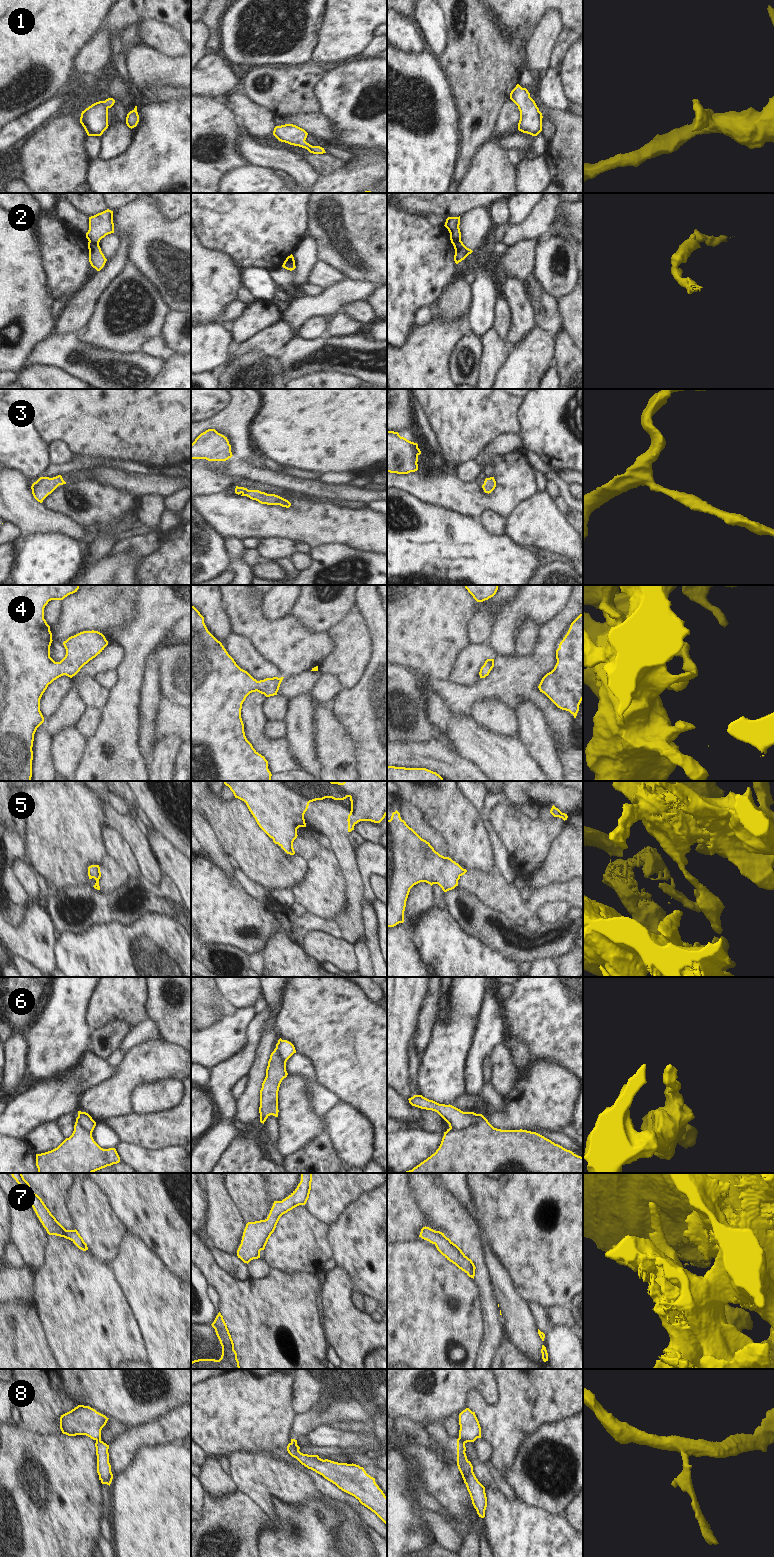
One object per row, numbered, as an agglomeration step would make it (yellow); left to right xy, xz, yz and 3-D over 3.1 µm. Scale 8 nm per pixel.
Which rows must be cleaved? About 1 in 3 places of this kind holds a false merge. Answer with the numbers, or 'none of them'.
2, 6, 8

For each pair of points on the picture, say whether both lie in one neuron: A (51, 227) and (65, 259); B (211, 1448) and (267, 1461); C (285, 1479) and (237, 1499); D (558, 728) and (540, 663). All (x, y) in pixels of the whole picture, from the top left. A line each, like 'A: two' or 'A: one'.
A: one
B: two
C: two
D: one

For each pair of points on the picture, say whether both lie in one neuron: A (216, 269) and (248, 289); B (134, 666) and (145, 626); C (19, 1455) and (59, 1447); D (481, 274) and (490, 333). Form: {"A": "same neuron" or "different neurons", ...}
{"A": "different neurons", "B": "same neuron", "C": "same neuron", "D": "same neuron"}

